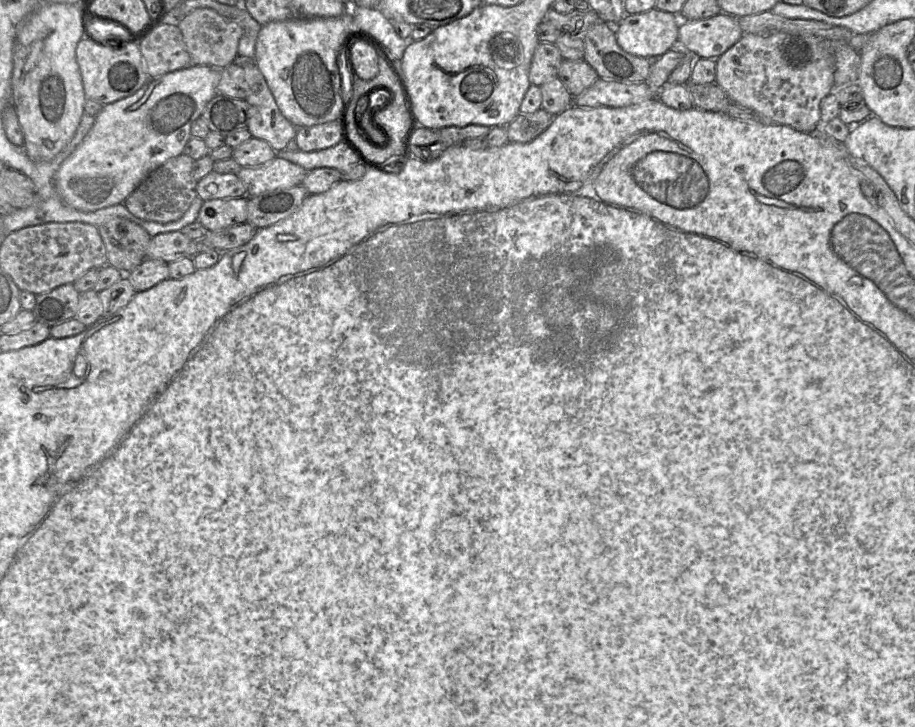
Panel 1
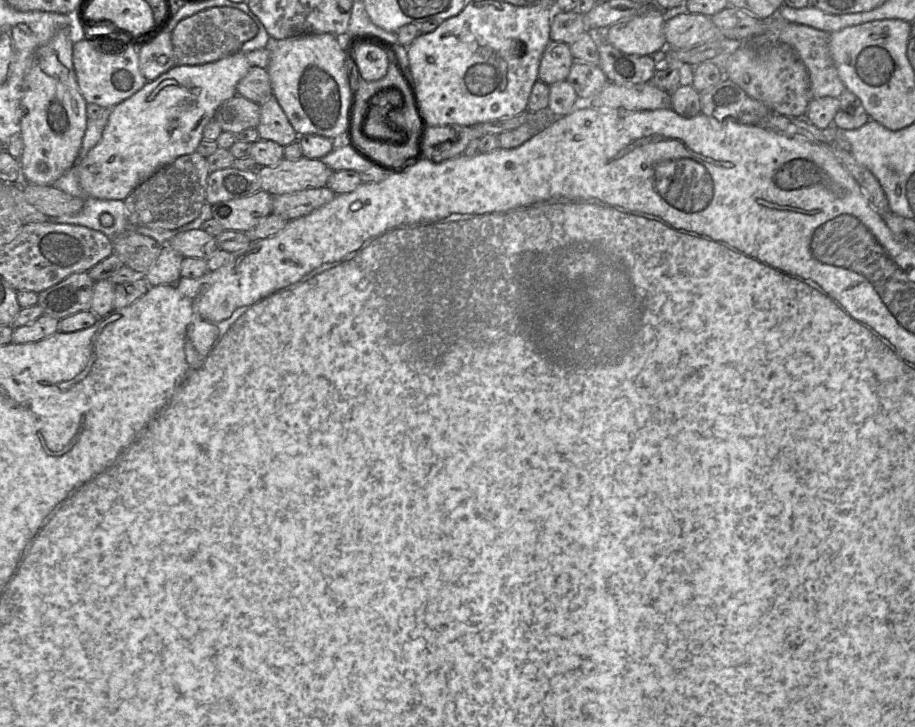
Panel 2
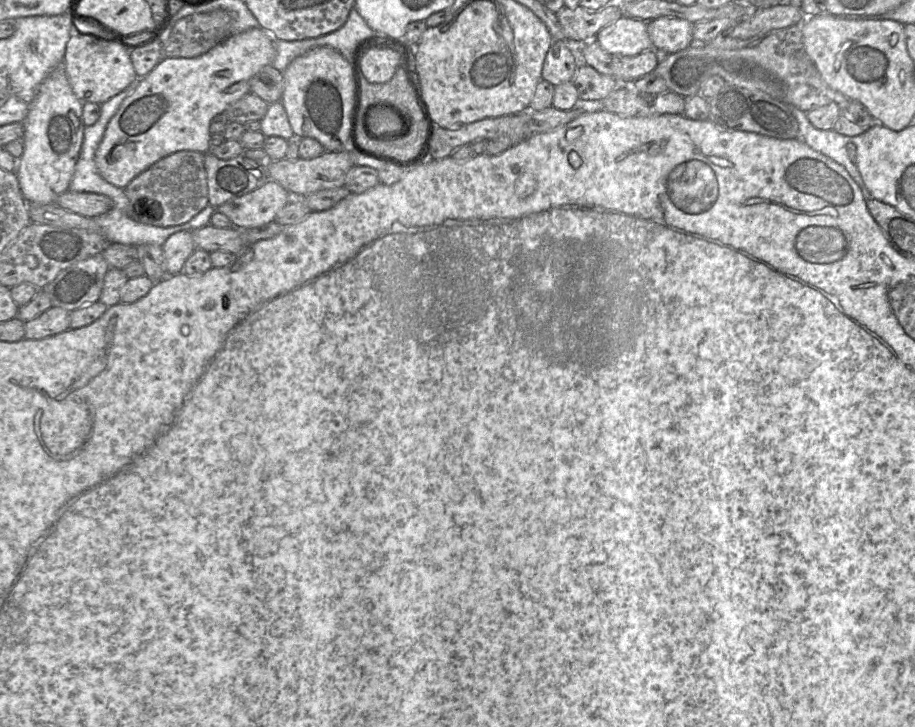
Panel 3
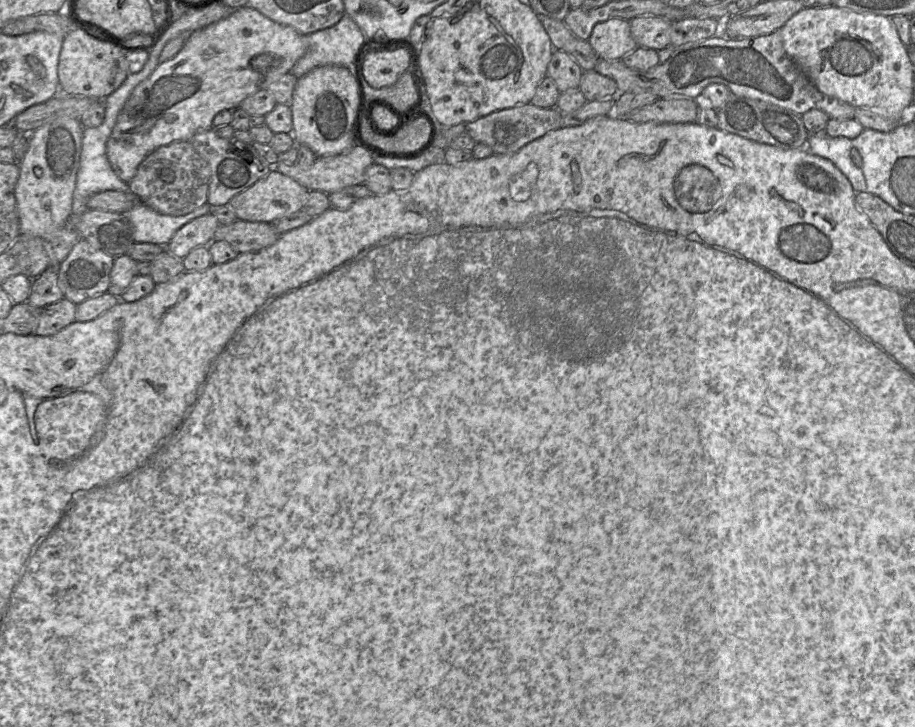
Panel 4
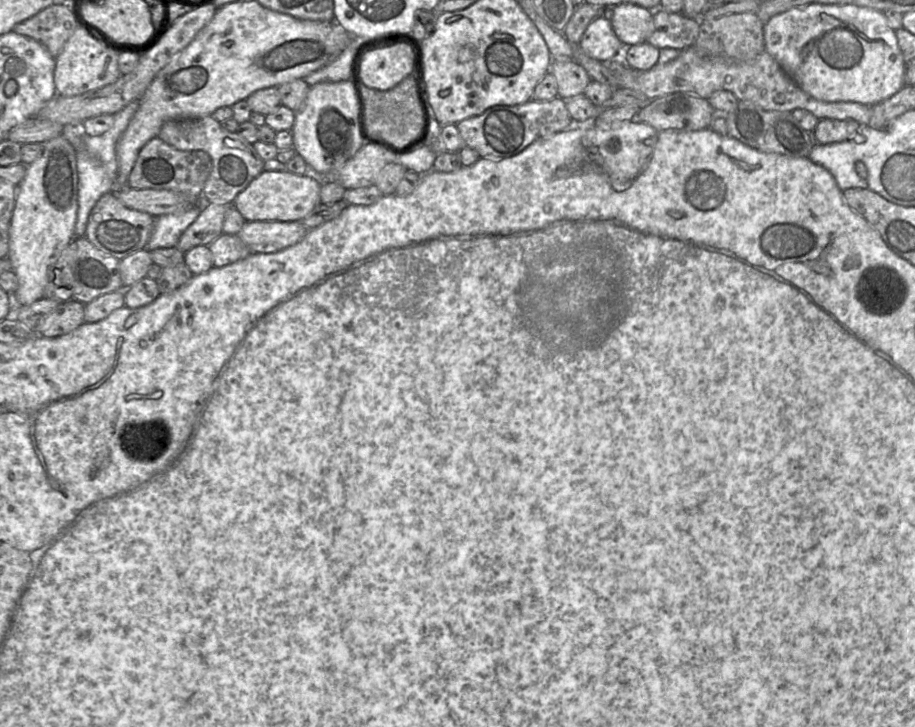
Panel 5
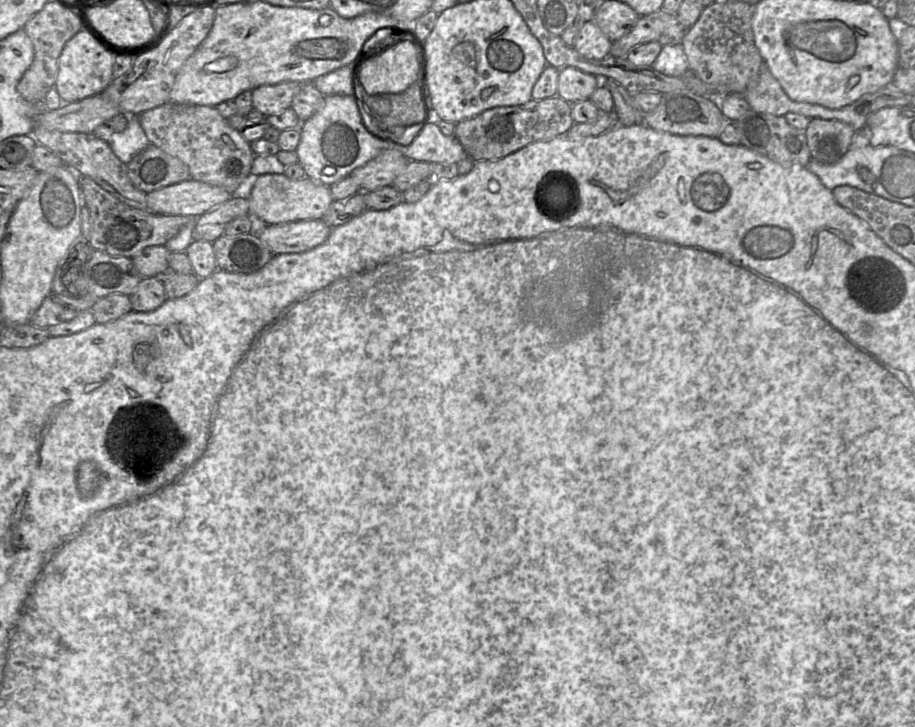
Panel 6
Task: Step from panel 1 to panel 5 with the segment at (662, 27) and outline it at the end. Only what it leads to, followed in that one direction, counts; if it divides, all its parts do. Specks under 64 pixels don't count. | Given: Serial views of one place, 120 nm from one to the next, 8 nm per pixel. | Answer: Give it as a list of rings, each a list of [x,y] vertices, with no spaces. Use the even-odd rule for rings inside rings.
[[[601,15],[586,28],[578,48],[588,57],[608,62],[623,52],[624,45],[616,36],[609,15]]]

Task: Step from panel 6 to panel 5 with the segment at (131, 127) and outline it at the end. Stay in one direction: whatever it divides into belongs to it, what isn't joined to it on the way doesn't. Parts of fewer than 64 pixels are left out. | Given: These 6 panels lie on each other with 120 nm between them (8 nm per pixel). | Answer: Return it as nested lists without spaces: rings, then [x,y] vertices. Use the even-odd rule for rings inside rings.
[[[134,101],[114,115],[113,126],[100,136],[84,135],[81,139],[81,148],[76,153],[78,172],[78,211],[75,224],[75,237],[85,236],[88,220],[97,201],[106,193],[114,192],[118,172],[116,158],[116,144],[127,128],[132,117],[139,107],[139,101]]]

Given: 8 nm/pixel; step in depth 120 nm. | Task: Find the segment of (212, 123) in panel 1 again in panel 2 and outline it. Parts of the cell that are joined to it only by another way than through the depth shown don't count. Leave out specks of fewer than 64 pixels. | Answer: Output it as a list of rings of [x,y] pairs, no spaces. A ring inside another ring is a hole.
[[[234,95],[216,110],[214,119],[222,131],[239,133],[259,124],[261,105],[241,95]]]

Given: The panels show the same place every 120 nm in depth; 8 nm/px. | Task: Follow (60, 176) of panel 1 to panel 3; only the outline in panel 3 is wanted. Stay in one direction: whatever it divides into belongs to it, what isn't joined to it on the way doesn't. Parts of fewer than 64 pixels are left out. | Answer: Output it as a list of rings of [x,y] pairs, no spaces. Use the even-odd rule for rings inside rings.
[[[261,27],[231,35],[208,52],[193,58],[163,58],[127,96],[106,126],[95,153],[99,174],[124,189],[137,175],[160,159],[181,150],[207,153],[210,150],[211,120],[250,92],[250,79],[264,66],[272,65],[276,50],[273,36]]]

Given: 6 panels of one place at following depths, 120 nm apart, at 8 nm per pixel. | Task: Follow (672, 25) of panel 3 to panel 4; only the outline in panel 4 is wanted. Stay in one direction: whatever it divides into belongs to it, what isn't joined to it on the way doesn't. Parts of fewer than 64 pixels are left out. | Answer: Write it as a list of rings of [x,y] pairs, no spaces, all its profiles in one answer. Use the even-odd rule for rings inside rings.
[[[638,16],[629,21],[631,35],[638,47],[659,51],[671,45],[672,21],[658,16]]]

